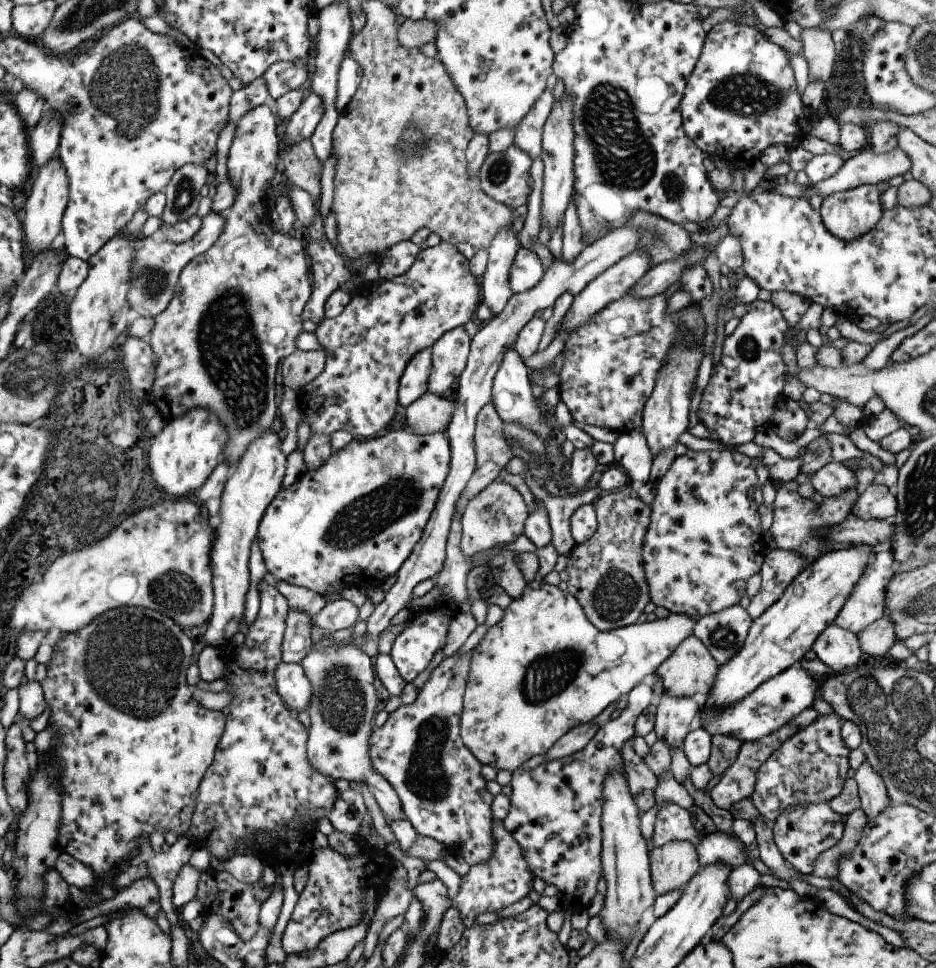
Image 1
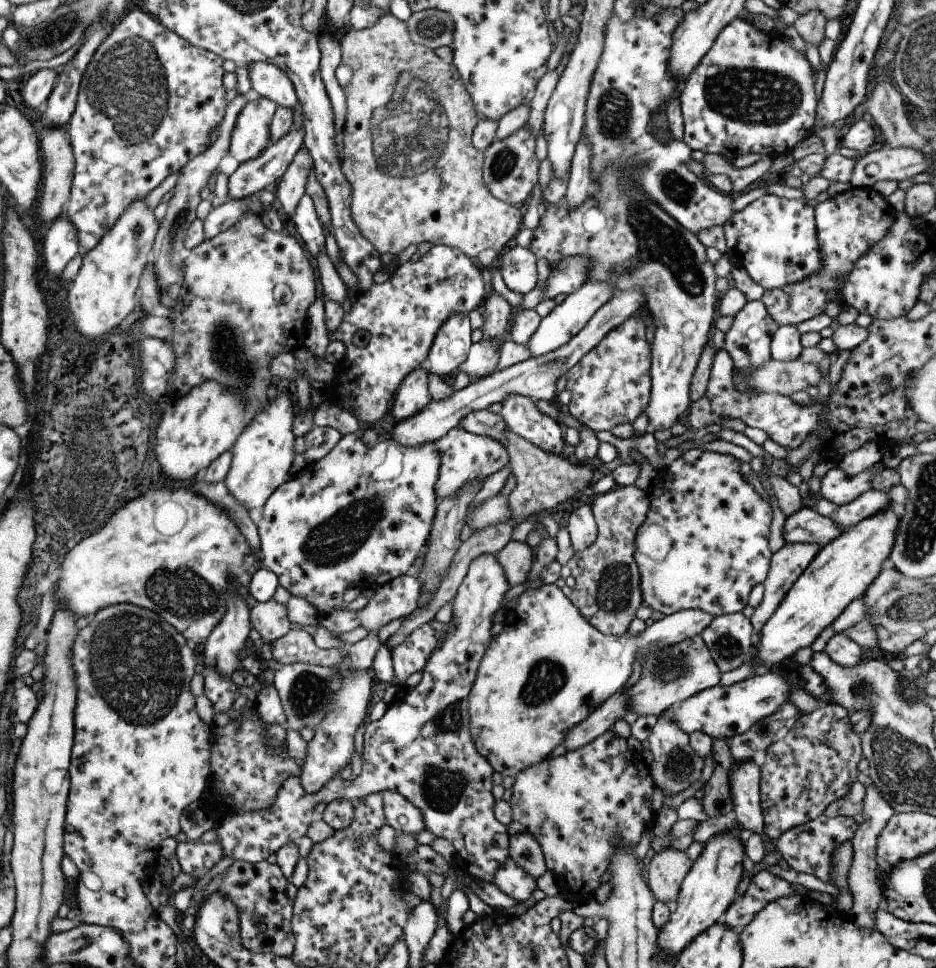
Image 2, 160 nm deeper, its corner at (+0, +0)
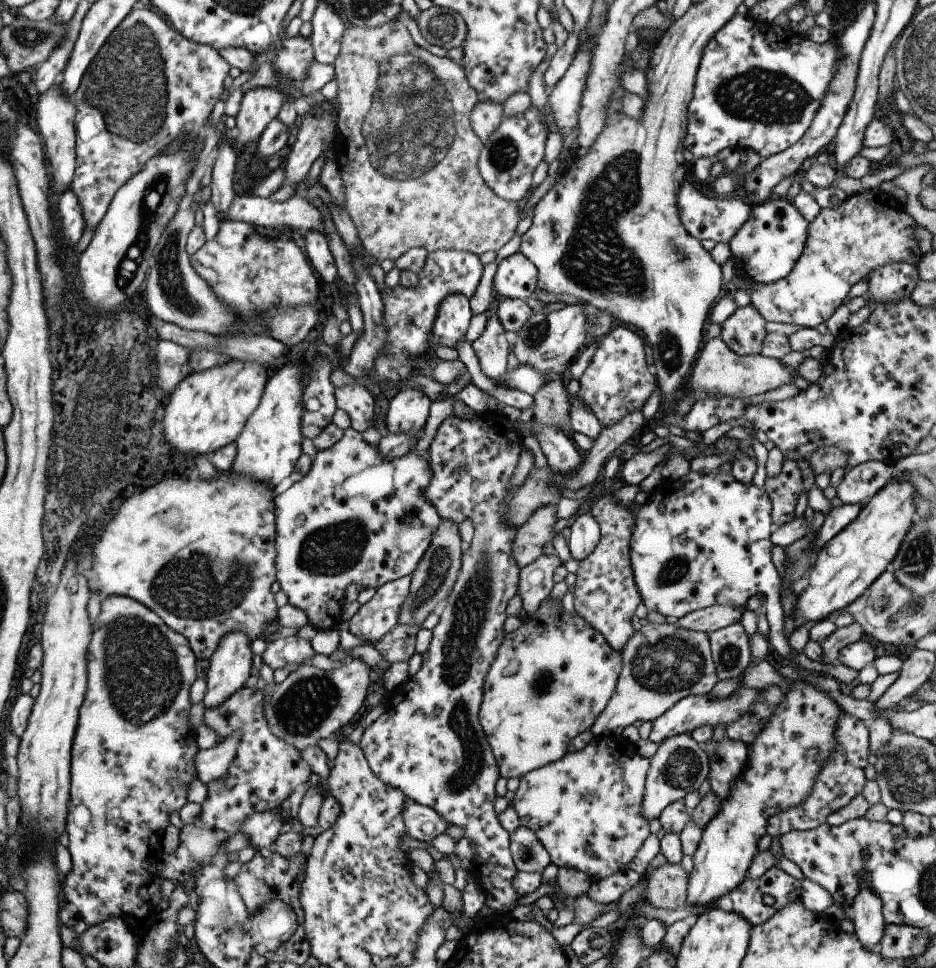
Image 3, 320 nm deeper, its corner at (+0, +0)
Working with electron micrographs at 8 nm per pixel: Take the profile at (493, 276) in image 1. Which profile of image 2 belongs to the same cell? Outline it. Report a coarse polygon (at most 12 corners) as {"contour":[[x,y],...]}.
{"contour":[[495,290],[481,304],[482,340],[503,344],[512,307]]}

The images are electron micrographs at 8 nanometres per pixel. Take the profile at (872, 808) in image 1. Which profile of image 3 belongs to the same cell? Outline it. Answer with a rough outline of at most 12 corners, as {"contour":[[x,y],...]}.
{"contour":[[861,882],[849,907],[863,950],[876,949],[885,922],[879,898]]}

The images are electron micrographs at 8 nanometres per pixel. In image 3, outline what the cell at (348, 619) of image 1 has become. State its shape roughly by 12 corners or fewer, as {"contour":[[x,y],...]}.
{"contour":[[410,576],[387,582],[347,620],[363,642],[398,623]]}

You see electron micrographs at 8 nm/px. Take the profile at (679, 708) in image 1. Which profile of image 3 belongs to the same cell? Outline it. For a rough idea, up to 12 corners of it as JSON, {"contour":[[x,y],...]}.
{"contour":[[689,735],[665,738],[651,756],[641,816],[697,791],[707,754]]}

